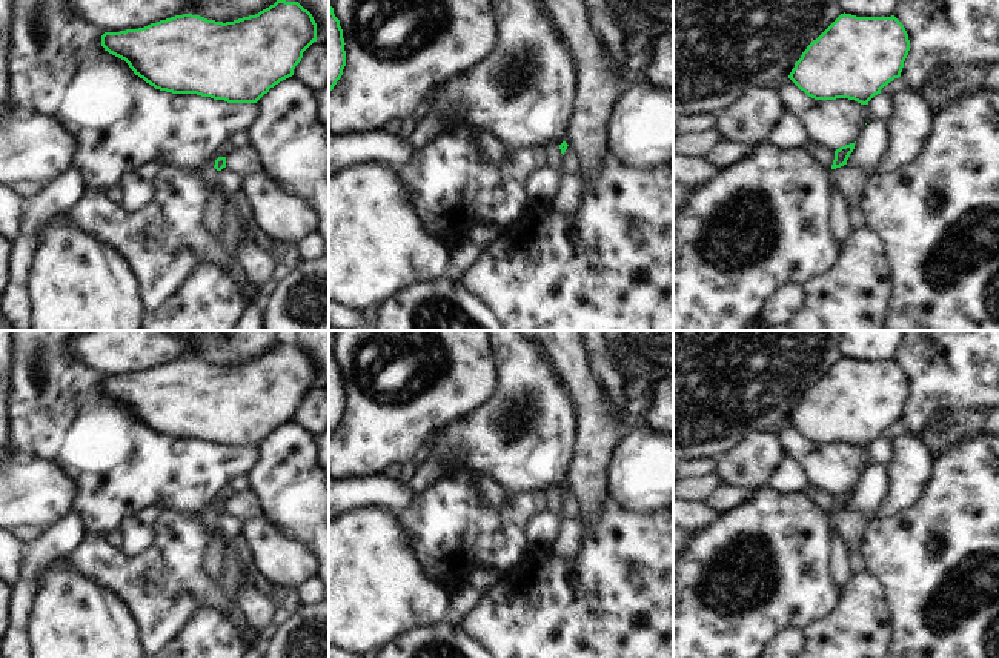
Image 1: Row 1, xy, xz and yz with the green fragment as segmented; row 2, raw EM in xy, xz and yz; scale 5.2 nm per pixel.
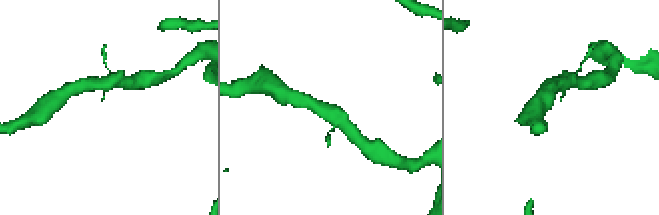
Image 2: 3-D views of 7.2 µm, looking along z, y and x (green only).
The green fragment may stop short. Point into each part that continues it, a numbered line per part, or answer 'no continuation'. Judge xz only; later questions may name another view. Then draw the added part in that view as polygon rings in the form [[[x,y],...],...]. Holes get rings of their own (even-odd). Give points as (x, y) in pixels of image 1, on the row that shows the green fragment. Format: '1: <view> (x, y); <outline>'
no continuation

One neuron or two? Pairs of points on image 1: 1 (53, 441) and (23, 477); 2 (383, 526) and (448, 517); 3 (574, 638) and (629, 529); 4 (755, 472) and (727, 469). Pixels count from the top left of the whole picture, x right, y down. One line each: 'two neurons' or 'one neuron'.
1: two neurons
2: two neurons
3: one neuron
4: one neuron

